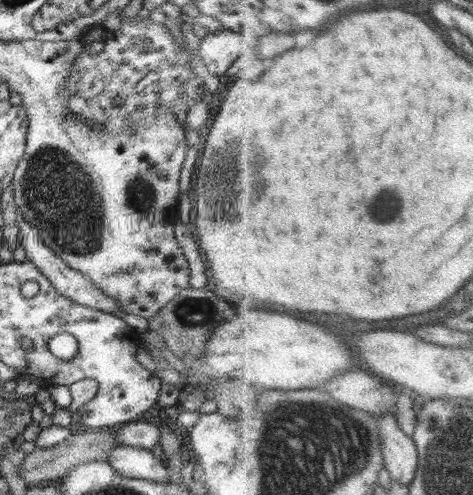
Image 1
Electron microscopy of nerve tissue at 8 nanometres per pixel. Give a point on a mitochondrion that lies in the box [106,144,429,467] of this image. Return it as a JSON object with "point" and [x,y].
{"point":[227,202]}

